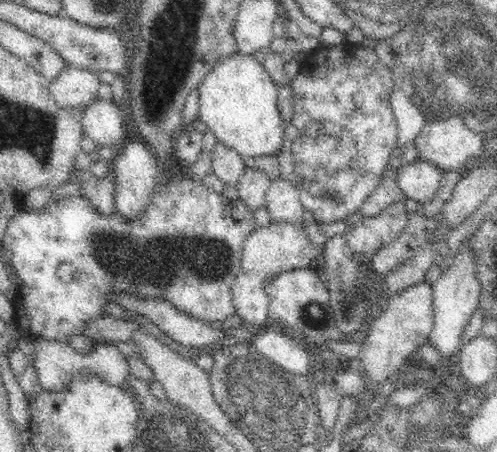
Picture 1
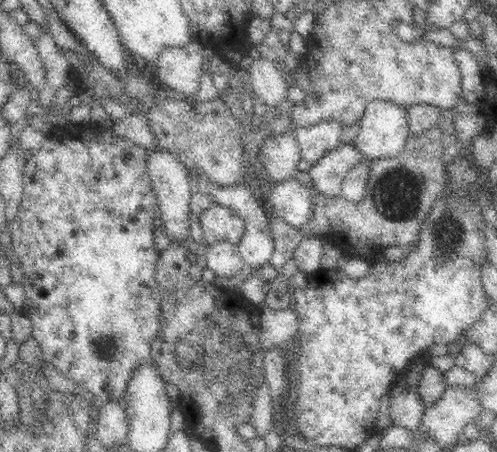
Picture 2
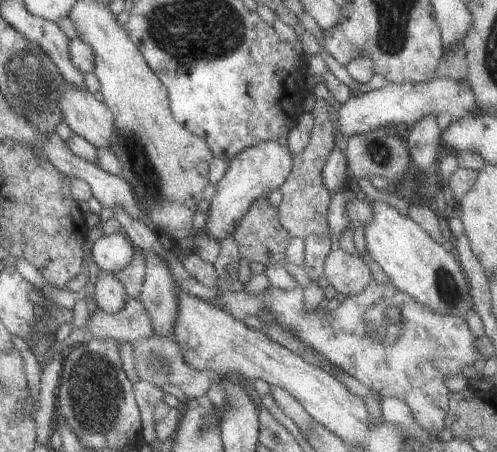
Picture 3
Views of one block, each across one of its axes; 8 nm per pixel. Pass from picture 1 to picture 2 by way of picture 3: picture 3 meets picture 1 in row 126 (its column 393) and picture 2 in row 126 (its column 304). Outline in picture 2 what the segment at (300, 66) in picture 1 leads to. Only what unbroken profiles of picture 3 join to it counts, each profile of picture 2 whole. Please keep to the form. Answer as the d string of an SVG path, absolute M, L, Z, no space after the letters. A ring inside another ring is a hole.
M324 120L314 126L298 128L294 138L300 144L300 156L308 164L316 164L324 154L342 146L342 124L338 120Z

